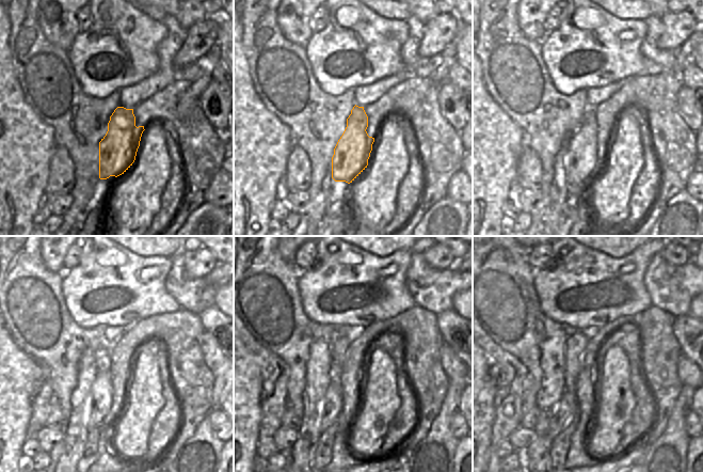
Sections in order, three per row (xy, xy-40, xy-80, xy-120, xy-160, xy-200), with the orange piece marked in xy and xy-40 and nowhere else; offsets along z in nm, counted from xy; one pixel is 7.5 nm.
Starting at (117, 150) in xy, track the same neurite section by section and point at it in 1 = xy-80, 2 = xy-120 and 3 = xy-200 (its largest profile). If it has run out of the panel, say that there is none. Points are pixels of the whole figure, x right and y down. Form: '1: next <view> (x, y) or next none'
1: next xy-80 (582, 161)
2: next xy-120 (100, 395)
3: next xy-200 (573, 405)

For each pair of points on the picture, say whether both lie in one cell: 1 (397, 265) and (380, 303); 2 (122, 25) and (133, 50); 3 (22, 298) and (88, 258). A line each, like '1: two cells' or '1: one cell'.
1: one cell
2: one cell
3: two cells

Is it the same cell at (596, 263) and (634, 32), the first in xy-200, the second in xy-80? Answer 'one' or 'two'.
one

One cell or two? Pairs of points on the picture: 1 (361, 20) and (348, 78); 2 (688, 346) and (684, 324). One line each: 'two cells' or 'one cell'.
1: one cell
2: one cell

